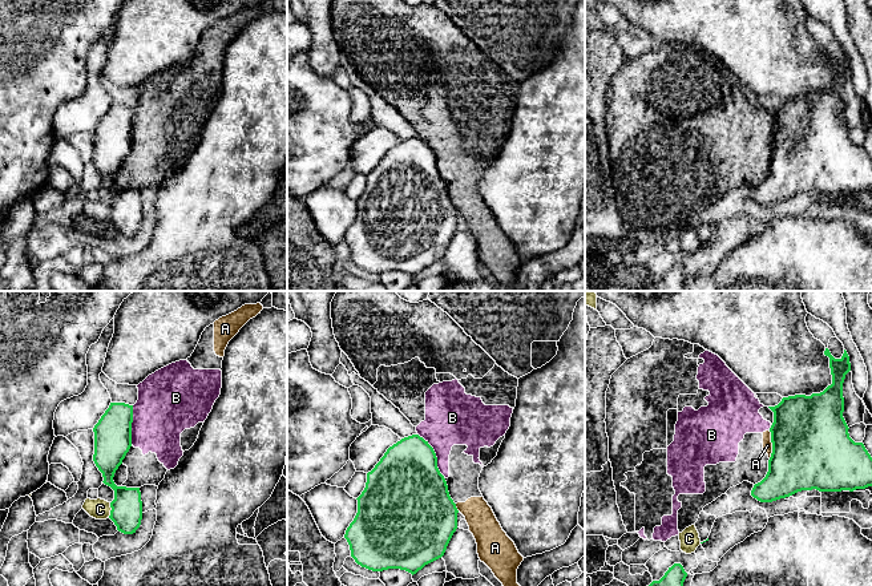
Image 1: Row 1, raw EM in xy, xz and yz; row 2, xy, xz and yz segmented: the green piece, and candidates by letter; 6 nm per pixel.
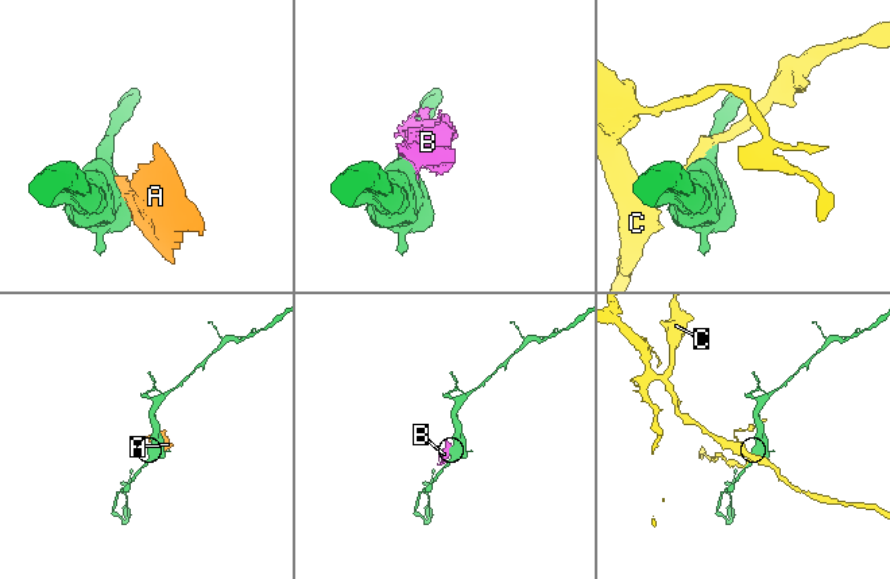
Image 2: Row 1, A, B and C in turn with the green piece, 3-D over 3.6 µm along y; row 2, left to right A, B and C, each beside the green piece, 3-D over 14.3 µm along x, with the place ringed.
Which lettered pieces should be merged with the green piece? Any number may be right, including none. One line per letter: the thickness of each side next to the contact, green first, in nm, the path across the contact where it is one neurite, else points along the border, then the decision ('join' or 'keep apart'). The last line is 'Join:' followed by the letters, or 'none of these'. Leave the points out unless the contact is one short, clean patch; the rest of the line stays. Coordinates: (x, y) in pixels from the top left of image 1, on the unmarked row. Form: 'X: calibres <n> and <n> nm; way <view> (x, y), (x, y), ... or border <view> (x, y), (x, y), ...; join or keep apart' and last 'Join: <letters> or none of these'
A: calibres 480 and 60 nm; border yz (768, 133), (771, 144), (770, 160); keep apart
B: calibres 440 and 340 nm; border xz (418, 136), (432, 150), (436, 169), (444, 178); keep apart
C: calibres 190 and 130 nm; keep apart
Join: none of these

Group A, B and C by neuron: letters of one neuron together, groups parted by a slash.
A B / C

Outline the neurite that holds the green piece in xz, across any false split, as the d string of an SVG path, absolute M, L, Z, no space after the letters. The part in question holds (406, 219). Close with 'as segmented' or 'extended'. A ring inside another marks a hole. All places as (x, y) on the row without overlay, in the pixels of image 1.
M419 137L401 141L387 151L367 175L358 215L346 233L351 259L372 274L400 271L412 278L441 260L457 231L457 210L437 170L433 150Z; as segmented

